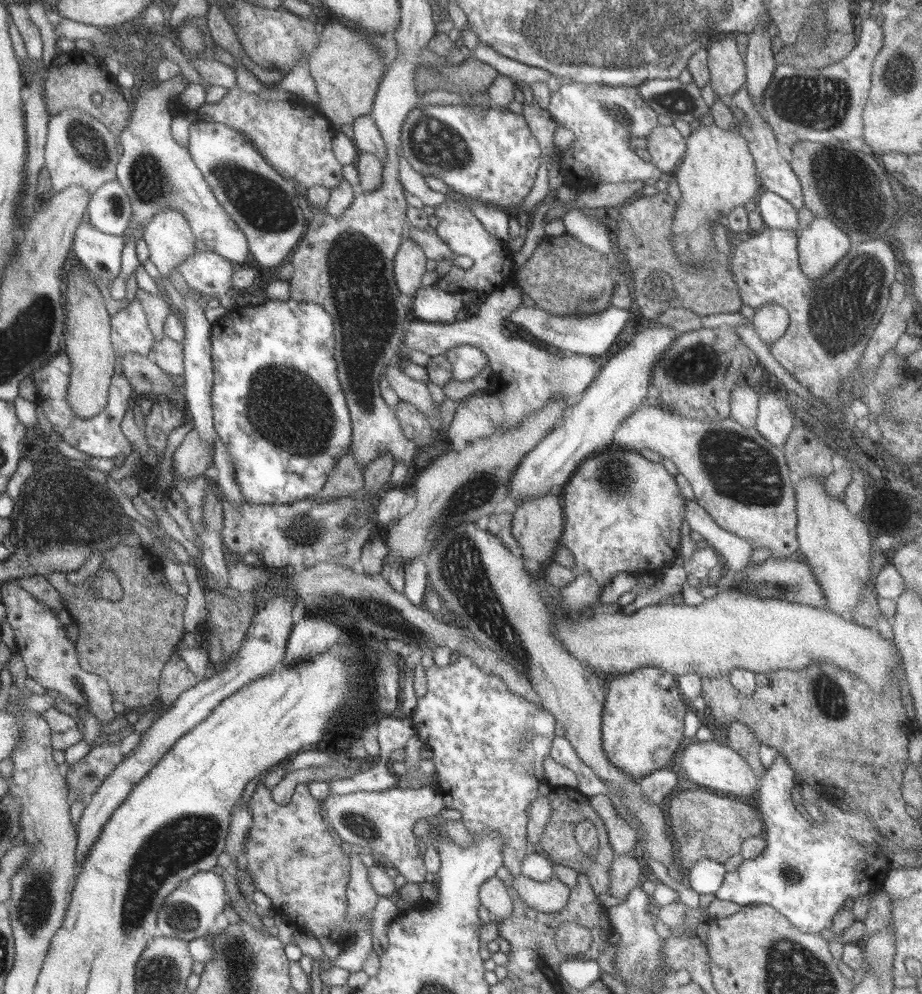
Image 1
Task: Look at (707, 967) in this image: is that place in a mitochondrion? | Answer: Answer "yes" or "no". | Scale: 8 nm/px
no

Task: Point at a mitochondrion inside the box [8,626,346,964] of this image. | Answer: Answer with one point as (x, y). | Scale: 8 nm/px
(185, 842)

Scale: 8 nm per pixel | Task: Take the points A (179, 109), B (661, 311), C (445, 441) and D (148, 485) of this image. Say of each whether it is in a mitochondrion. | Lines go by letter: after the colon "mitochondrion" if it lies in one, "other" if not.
A: other
B: other
C: other
D: other

